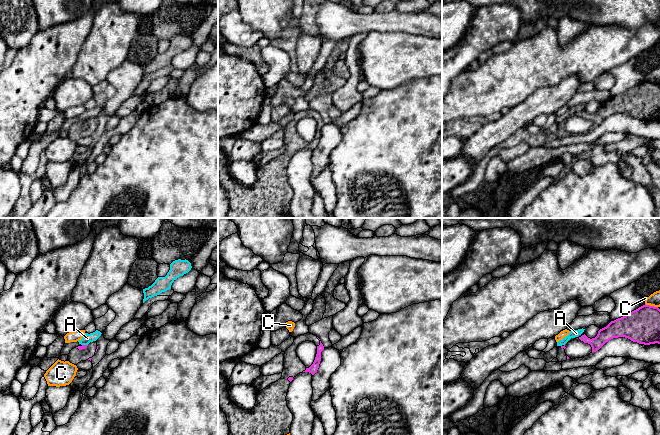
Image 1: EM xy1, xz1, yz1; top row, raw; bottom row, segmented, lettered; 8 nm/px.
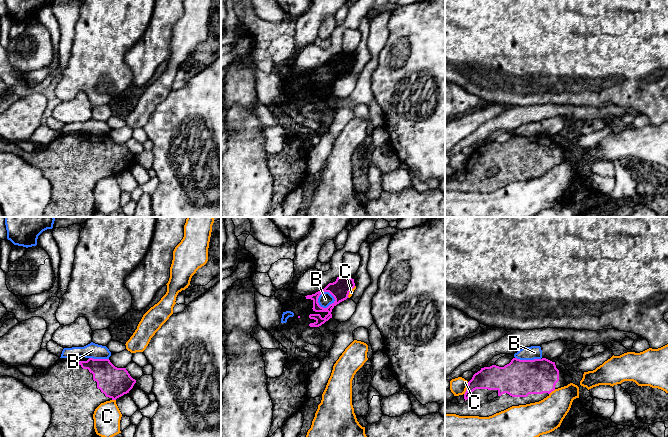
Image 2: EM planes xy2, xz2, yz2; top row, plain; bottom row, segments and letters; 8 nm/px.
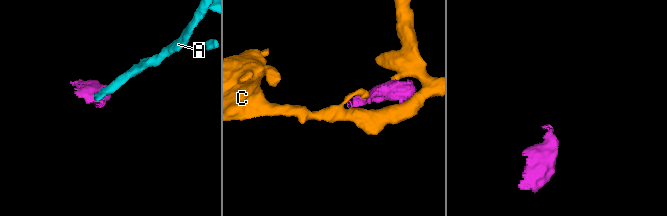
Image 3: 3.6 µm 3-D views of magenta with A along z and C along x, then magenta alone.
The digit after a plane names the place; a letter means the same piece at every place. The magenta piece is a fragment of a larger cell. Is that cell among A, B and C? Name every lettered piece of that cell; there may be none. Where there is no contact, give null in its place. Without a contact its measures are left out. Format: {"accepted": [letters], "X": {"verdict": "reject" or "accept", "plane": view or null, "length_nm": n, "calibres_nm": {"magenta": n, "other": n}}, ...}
{"accepted": [], "A": {"verdict": "reject", "plane": "xy1", "length_nm": 50, "calibres_nm": {"magenta": 30, "other": 80}}, "B": {"verdict": "reject", "plane": "xz2", "length_nm": 150, "calibres_nm": {"magenta": 150, "other": 110}}, "C": {"verdict": "reject", "plane": "yz2", "length_nm": 110, "calibres_nm": {"magenta": 190, "other": 140}}}

